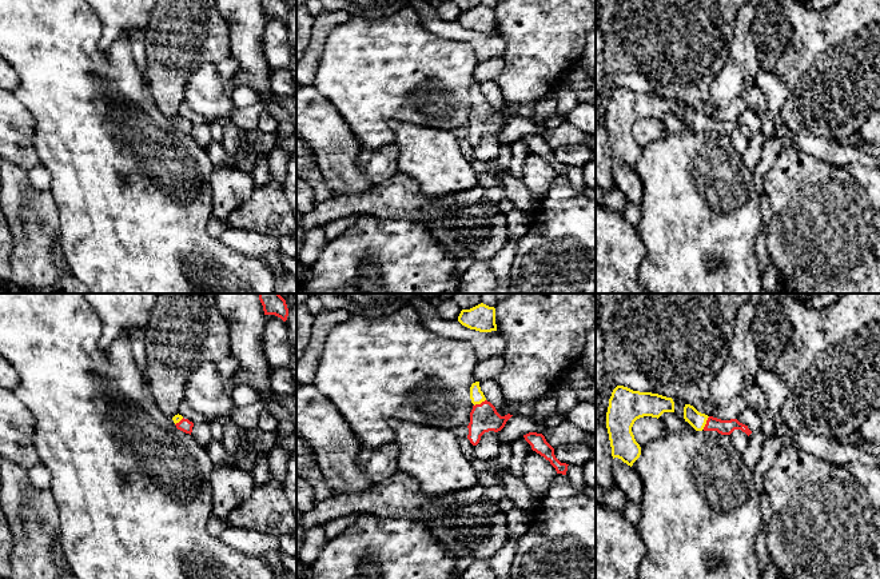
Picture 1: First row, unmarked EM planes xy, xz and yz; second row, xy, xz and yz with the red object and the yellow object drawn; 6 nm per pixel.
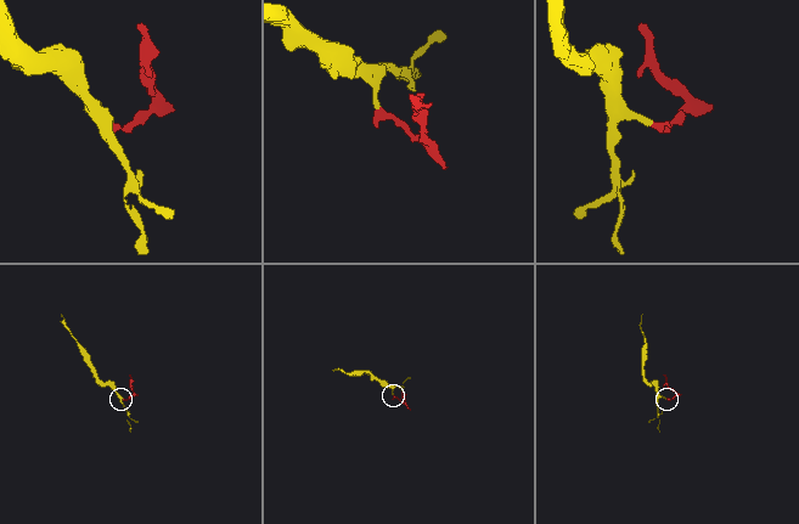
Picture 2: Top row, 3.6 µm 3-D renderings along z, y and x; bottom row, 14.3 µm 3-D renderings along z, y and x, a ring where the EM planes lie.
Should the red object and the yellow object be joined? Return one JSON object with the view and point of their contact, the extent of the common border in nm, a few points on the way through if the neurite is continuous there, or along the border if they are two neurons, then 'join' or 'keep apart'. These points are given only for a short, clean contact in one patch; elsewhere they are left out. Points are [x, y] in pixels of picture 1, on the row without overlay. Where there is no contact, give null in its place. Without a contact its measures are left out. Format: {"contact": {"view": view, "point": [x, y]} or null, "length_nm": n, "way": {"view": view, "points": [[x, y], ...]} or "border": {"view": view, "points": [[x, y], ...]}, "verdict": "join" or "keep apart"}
{"contact": {"view": "yz", "point": [707, 124]}, "length_nm": 90, "way": {"view": "yz", "points": [[725, 128], [707, 124], [697, 122]]}, "verdict": "join"}

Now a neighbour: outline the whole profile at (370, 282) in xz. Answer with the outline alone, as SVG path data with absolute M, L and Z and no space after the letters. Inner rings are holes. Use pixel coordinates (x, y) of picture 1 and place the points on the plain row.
M361 264L361 284L358 290L363 294L385 294L385 287L379 277L379 269L374 264Z

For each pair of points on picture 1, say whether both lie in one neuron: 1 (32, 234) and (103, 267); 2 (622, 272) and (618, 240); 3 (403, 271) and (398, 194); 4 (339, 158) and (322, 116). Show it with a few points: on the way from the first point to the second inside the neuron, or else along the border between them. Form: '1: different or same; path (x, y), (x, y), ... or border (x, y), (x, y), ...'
1: different; border (58, 210), (59, 242)
2: same; path (618, 264), (618, 248)
3: different; border (369, 214), (377, 218), (409, 219), (418, 223)
4: same; path (335, 147), (322, 127)

